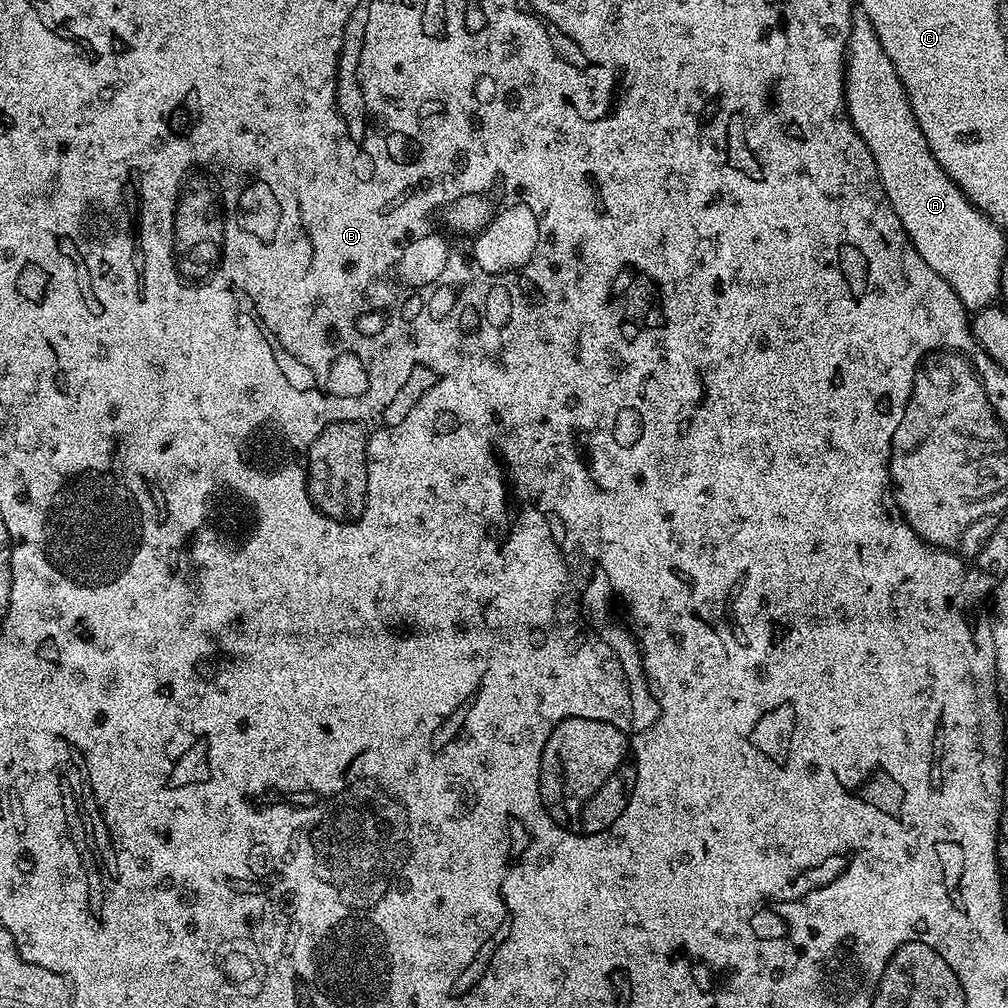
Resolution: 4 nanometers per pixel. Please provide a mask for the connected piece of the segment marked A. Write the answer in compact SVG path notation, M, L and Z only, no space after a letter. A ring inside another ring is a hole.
M862 15L852 17L852 29L848 35L848 51L844 66L844 107L847 119L852 121L854 130L866 142L870 154L876 163L876 173L880 185L884 187L884 196L888 204L898 214L908 240L918 250L922 262L934 270L954 290L964 307L979 310L997 303L1000 296L1000 271L1006 263L1004 256L1005 229L980 212L966 198L951 178L938 166L934 154L926 146L926 138L910 110L910 102L890 58L882 50L874 34L871 22Z

